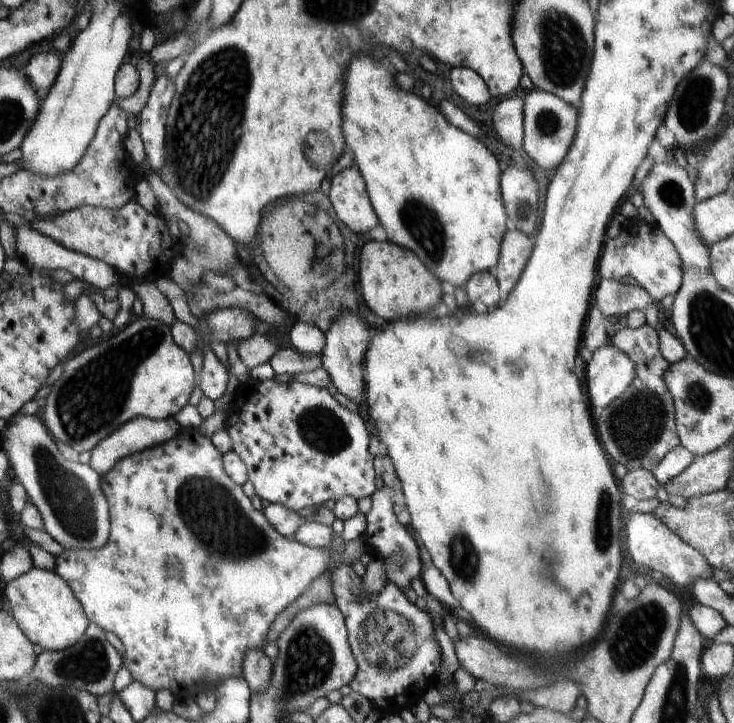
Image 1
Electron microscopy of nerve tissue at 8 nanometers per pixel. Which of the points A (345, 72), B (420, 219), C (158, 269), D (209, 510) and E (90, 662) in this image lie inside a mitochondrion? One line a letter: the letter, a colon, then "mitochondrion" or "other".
A: other
B: mitochondrion
C: other
D: mitochondrion
E: mitochondrion

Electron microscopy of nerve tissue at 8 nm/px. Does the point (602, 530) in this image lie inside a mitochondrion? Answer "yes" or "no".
yes

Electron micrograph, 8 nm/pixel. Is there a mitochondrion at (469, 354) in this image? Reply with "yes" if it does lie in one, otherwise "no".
yes

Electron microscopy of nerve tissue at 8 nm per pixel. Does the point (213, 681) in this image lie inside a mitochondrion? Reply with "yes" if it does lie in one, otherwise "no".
no

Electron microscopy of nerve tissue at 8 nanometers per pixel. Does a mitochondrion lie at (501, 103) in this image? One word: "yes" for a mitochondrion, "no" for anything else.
no

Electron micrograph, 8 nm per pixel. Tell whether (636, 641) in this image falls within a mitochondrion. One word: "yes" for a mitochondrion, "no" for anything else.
yes

